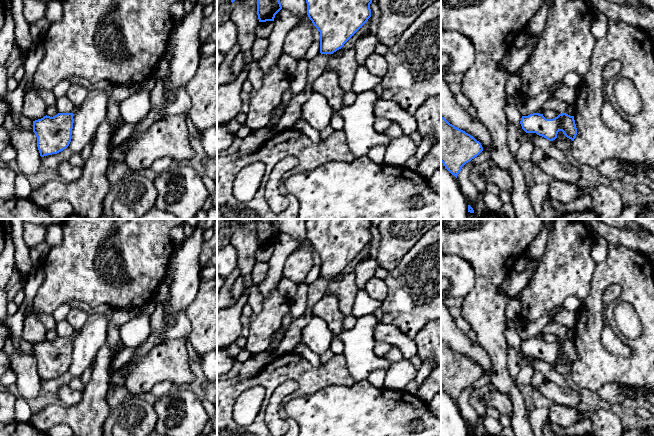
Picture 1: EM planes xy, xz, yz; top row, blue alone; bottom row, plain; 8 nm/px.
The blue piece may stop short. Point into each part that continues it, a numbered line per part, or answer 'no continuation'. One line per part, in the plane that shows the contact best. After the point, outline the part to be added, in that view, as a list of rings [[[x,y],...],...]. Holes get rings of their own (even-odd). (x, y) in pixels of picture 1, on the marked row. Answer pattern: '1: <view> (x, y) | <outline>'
no continuation

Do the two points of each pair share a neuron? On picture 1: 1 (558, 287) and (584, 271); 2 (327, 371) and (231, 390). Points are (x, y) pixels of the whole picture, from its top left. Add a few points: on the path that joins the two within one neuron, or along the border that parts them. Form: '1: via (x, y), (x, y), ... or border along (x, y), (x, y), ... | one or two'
1: via (564, 281), (571, 274), (578, 274) | one
2: via (303, 372), (276, 372), (270, 377), (255, 381) | one

